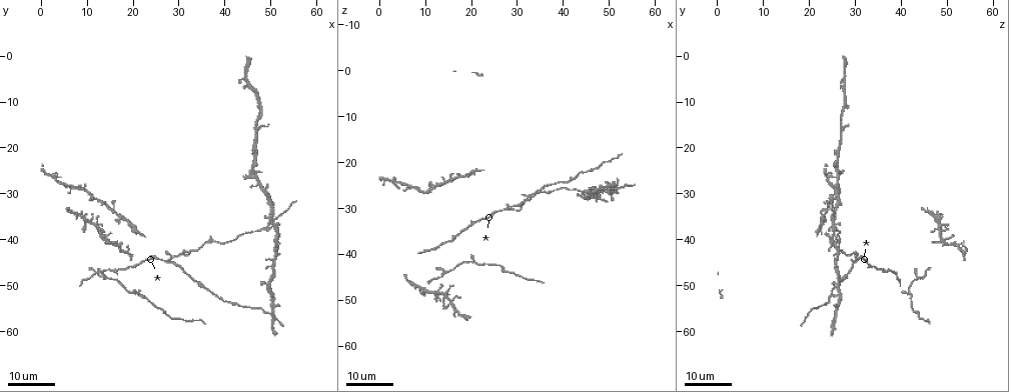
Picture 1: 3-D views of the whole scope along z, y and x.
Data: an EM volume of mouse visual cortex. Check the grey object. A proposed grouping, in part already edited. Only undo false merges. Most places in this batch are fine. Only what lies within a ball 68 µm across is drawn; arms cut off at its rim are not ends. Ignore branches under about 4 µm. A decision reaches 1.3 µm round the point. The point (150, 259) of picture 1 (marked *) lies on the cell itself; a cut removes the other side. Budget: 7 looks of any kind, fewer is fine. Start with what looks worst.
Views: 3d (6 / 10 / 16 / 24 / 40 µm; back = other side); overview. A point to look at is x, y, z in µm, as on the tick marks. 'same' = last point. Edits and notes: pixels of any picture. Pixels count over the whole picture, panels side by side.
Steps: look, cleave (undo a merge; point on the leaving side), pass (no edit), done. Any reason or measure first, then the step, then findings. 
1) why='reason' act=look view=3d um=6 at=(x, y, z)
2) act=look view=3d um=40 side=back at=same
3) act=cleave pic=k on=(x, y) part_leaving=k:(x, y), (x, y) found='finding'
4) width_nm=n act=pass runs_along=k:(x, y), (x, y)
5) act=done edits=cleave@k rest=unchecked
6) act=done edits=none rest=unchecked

why='a fork' act=look view=3d um=24 at=(27.5, 44.5, 30.0)

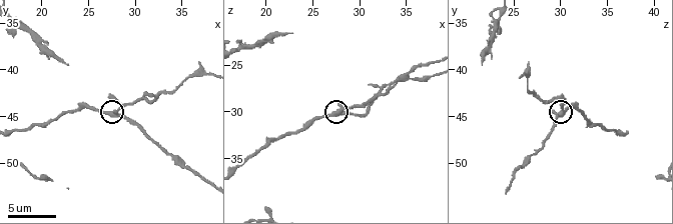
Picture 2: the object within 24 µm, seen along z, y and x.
act=look view=3d um=6 at=(27.4, 45.0, 30.0)

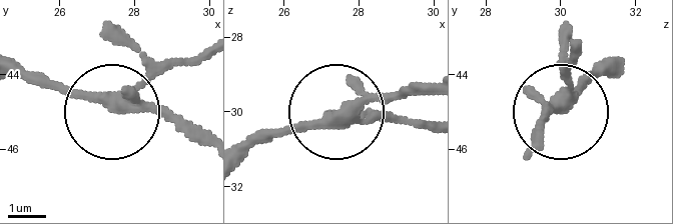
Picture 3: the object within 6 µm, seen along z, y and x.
arms=3 act=pass runs_along=3:(16, 75), (82, 91), (121, 114), (169, 114), (207, 129) found='all the same cell'

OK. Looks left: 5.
why='four or more arms meet' act=look view=3d um=16 at=(50.5, 36.5, 25.0)

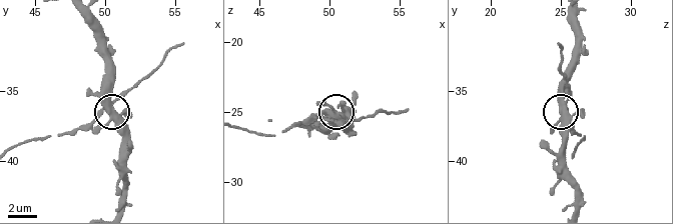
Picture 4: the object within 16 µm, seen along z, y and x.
why='zoom in' act=look view=3d um=6 at=(50.6, 36.6, 25.2)

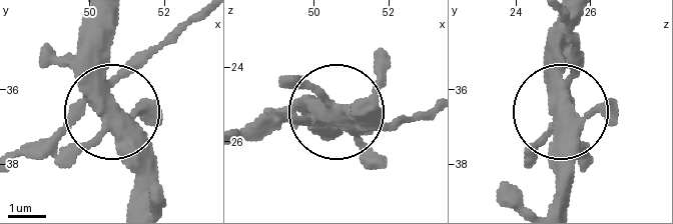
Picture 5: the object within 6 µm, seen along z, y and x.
act=cleave pic=5 on=(93, 143) part_leaving=5:(96, 96), (134, 207) found='a second cell is stuck on'

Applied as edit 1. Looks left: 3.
why='calibre changes' act=look view=3d um=6 at=(35.4, 50.6, 25.8)

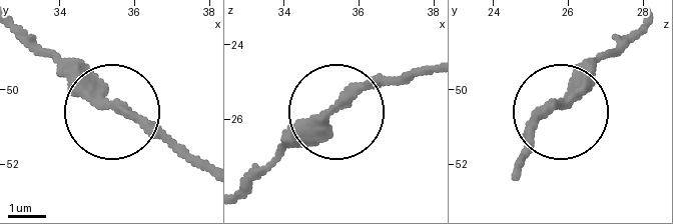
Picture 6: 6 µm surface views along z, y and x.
width_nm=290 act=pass runs_along=6:(23, 29), (172, 150) found='continuous, no second cell'

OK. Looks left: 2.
act=done edits=cleave@5 rest=unchecked

